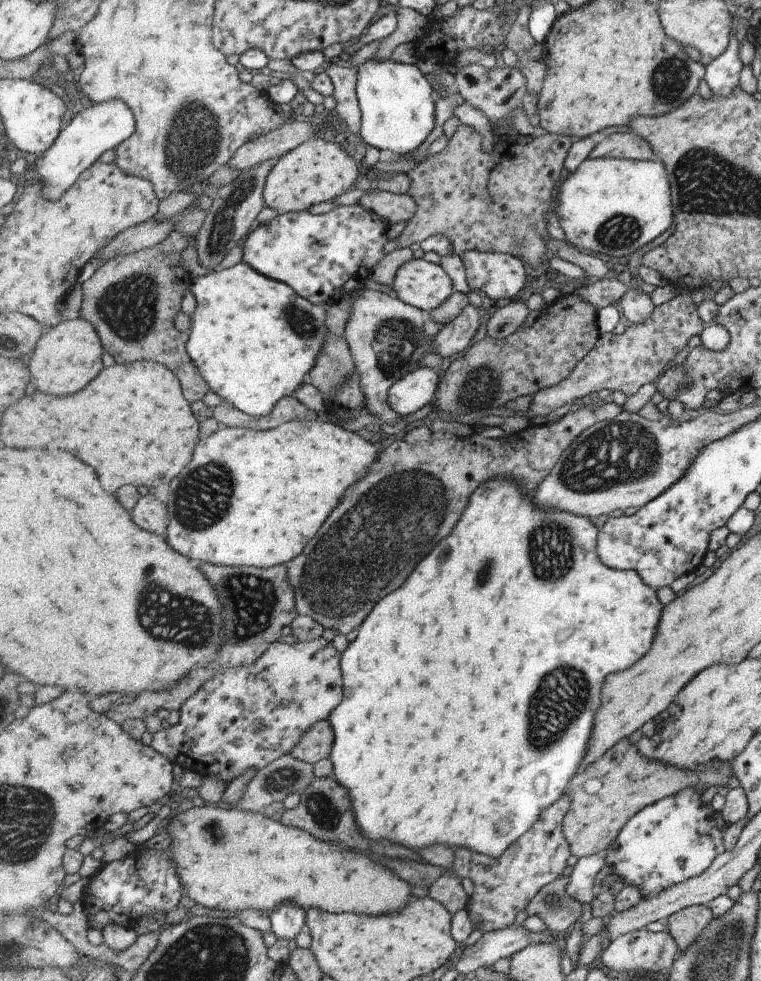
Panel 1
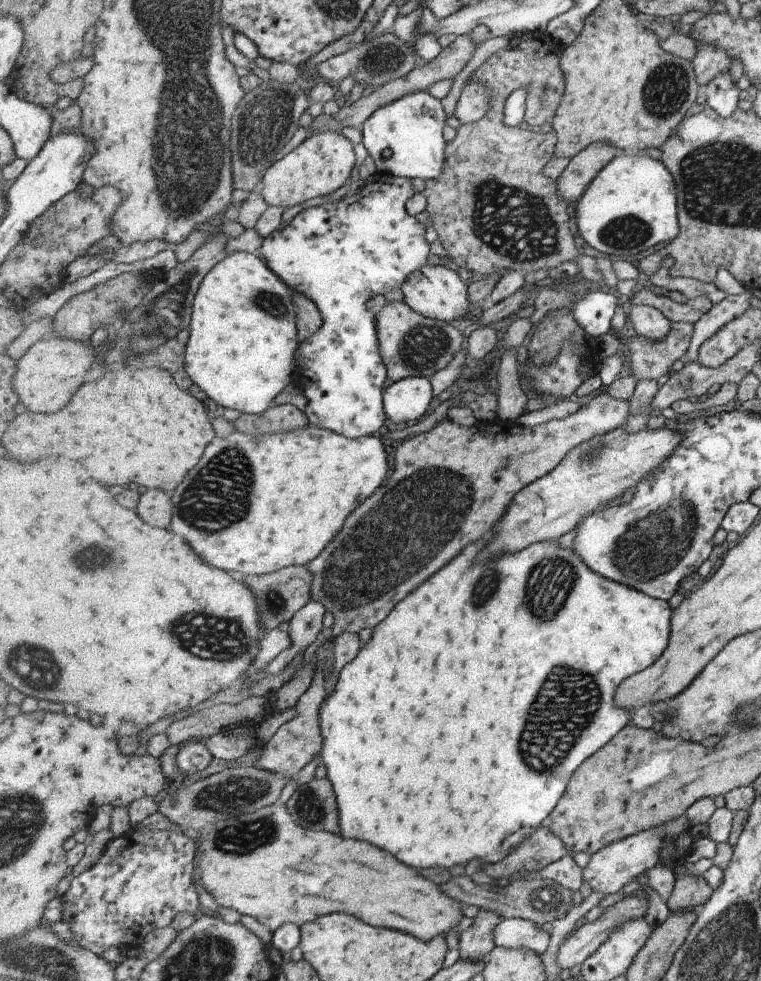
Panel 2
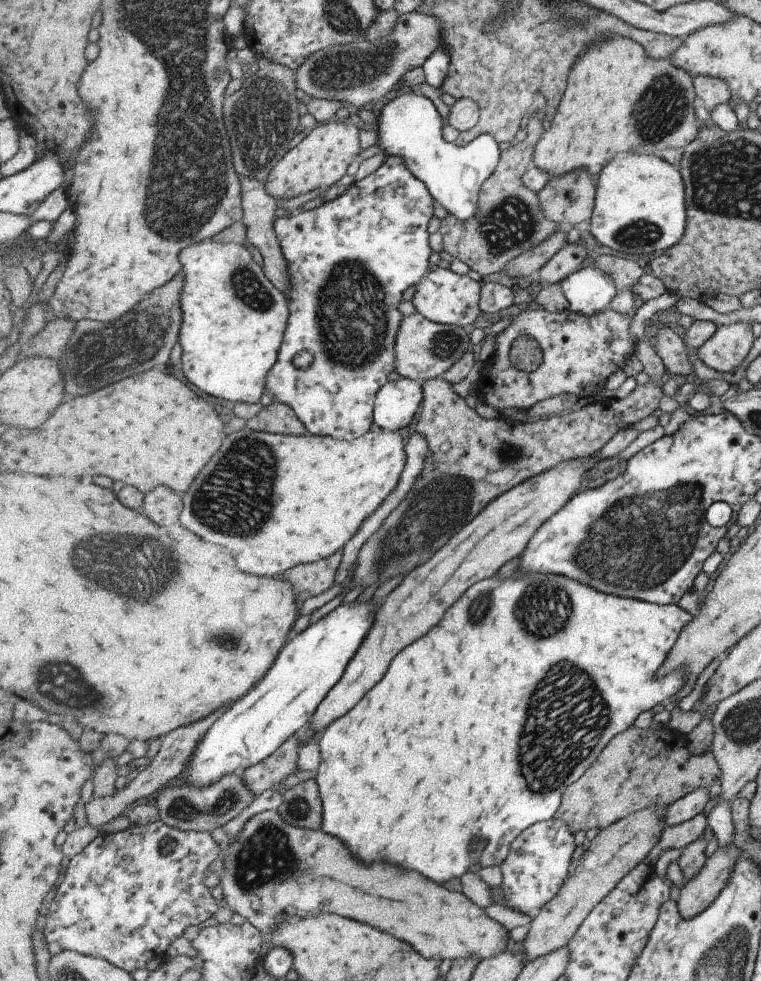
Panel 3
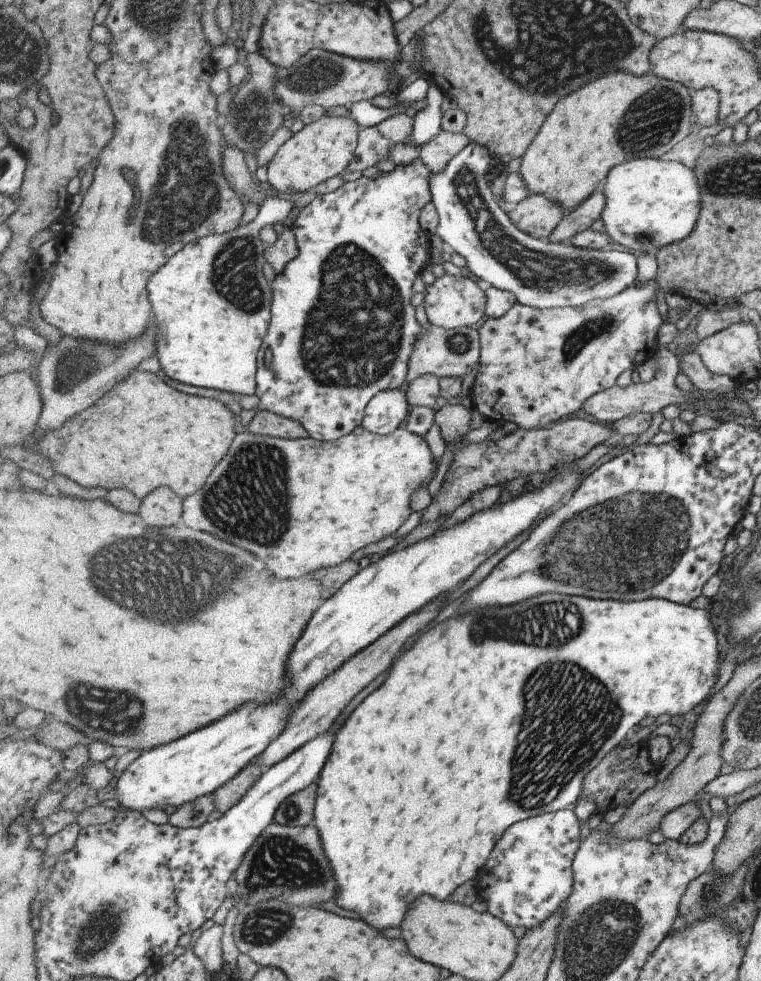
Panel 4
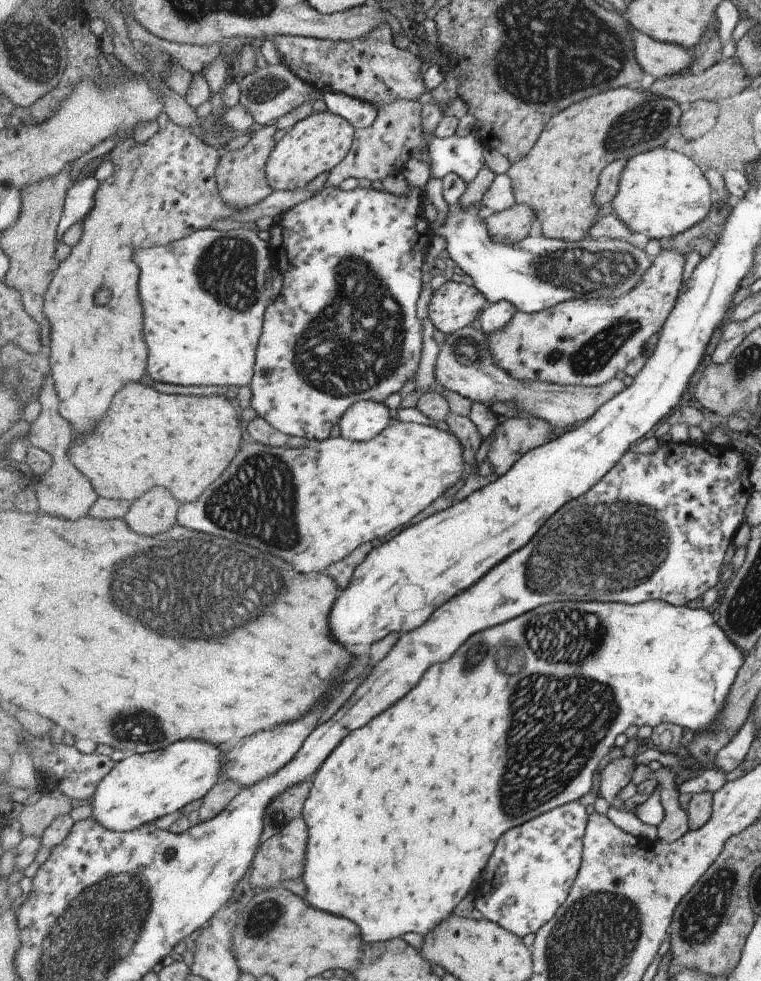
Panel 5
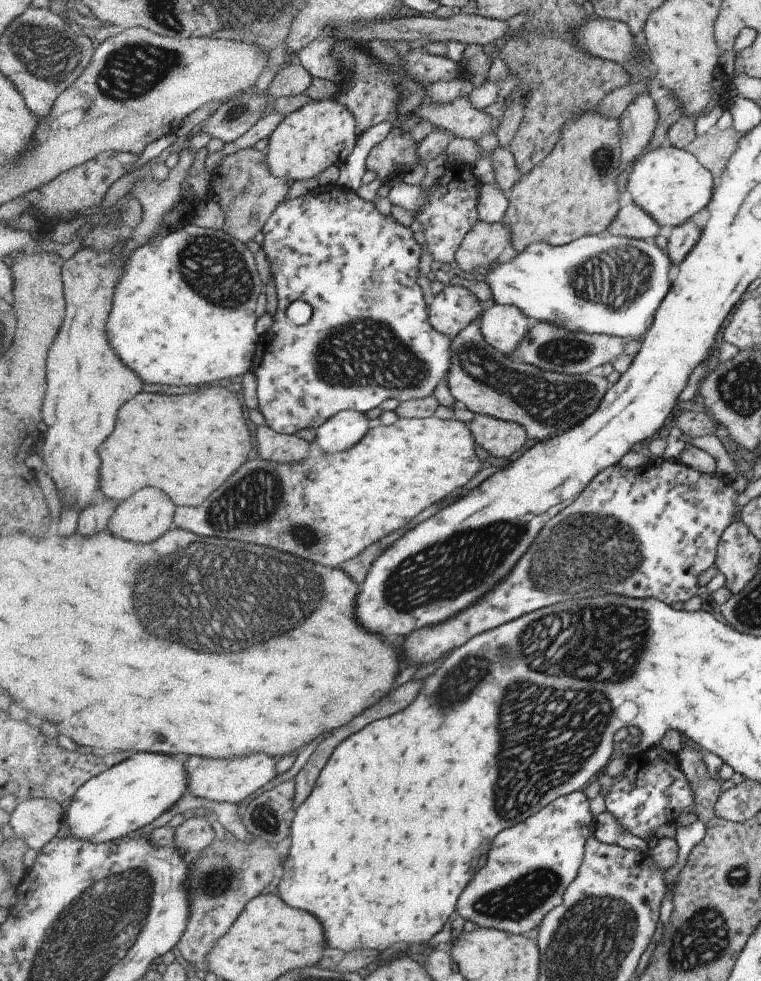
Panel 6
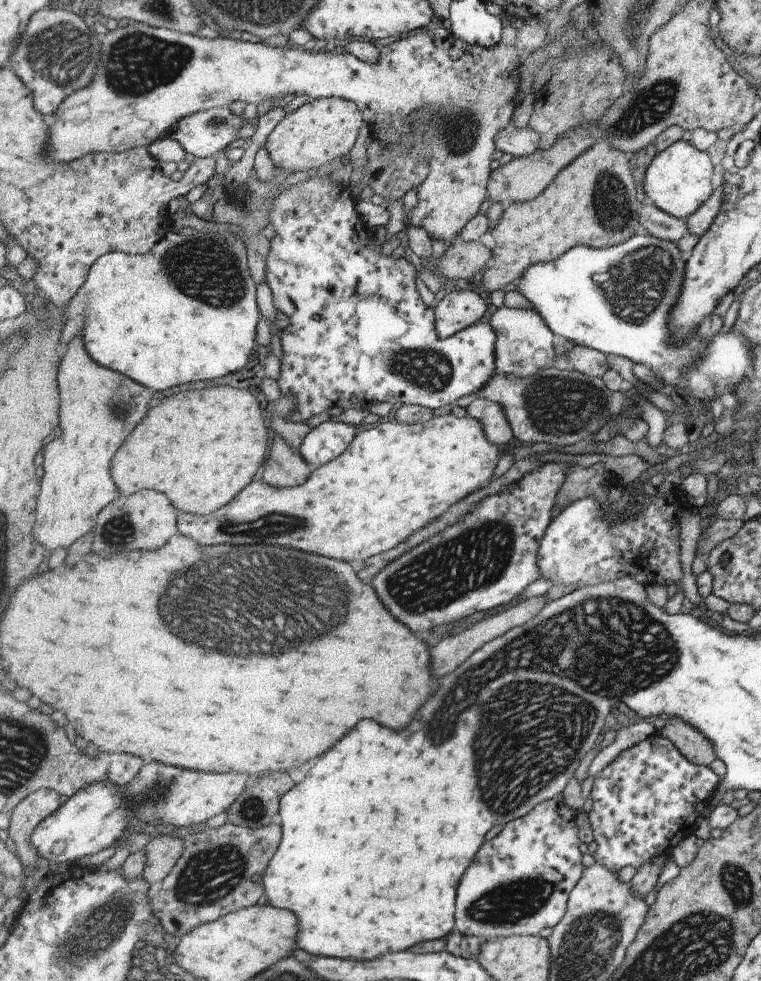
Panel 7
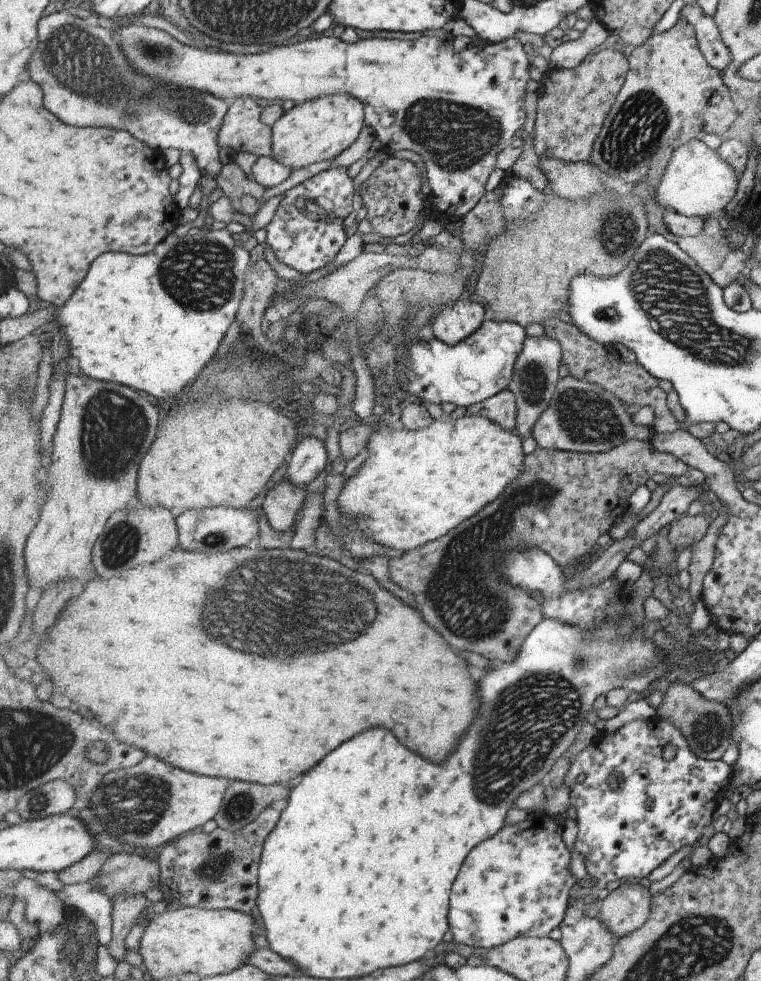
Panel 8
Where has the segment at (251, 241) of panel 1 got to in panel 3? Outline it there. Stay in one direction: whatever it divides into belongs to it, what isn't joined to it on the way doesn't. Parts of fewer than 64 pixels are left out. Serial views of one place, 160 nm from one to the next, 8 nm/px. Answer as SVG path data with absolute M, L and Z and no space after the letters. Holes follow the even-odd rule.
M387 156L386 161L369 176L354 181L346 190L332 201L323 203L320 207L308 211L299 211L298 214L282 214L274 222L274 229L279 239L283 254L288 260L288 267L291 275L292 284L284 293L290 304L290 323L287 327L286 338L283 339L281 350L279 351L278 363L272 368L268 376L266 391L264 392L261 403L270 405L271 403L285 403L295 409L299 418L306 424L309 433L314 435L323 435L336 438L342 441L352 441L361 438L371 430L374 422L374 406L378 392L389 383L389 376L393 371L397 372L397 354L394 352L395 343L399 327L402 326L402 320L405 319L403 314L399 312L399 304L403 300L403 294L409 286L417 285L429 272L431 266L431 244L429 244L429 236L432 231L431 225L435 221L433 216L433 199L430 189L427 185L407 168L406 161L401 157ZM339 326L343 330L343 338L339 336L337 328ZM301 350L307 350L312 354L314 360L312 365L306 370L297 370L293 366L293 356L299 354ZM274 400L274 401L273 401Z

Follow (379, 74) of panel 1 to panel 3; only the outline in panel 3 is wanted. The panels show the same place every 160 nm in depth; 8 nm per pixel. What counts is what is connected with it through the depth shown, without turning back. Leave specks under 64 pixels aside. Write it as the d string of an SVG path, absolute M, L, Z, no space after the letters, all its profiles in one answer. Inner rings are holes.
M402 92L387 103L377 116L374 130L378 134L378 148L385 156L401 157L407 168L430 189L434 200L458 218L469 221L478 212L482 186L495 172L502 160L499 140L491 133L483 133L466 147L459 147L443 138L445 119L437 106L421 94Z

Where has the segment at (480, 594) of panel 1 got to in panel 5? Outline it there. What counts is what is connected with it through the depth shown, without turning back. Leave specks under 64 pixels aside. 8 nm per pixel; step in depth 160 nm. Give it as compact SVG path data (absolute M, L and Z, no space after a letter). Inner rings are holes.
M659 599L635 604L623 601L553 601L506 623L471 635L445 664L437 663L429 668L417 688L399 700L399 704L391 706L367 726L351 731L316 772L303 810L310 828L302 879L309 892L305 899L315 908L337 916L347 916L349 920L357 922L367 942L385 942L407 932L419 932L423 936L433 931L472 892L473 884L483 879L487 863L499 839L507 831L557 807L575 802L591 790L595 768L615 746L617 736L627 728L649 725L654 729L657 724L670 722L689 728L694 734L702 735L705 731L717 730L714 724L721 720L727 696L743 667L745 656L725 636L723 629L717 628L707 608L680 607Z

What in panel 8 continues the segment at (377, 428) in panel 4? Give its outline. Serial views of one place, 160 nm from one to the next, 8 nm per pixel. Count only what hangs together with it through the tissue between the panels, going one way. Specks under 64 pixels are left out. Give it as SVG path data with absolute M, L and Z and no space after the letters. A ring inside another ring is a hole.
M317 436L305 437L295 448L295 456L287 470L287 476L293 480L303 480L305 485L317 478L327 466L327 448L325 441Z

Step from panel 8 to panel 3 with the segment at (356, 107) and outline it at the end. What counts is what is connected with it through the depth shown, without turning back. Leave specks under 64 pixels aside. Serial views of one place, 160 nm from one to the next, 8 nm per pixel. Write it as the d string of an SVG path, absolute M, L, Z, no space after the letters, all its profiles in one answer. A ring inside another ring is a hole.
M355 119L347 123L338 121L332 120L315 128L285 154L281 162L273 168L265 184L272 197L281 201L319 188L329 189L347 174L351 162L361 152L361 140L359 140L361 125Z

